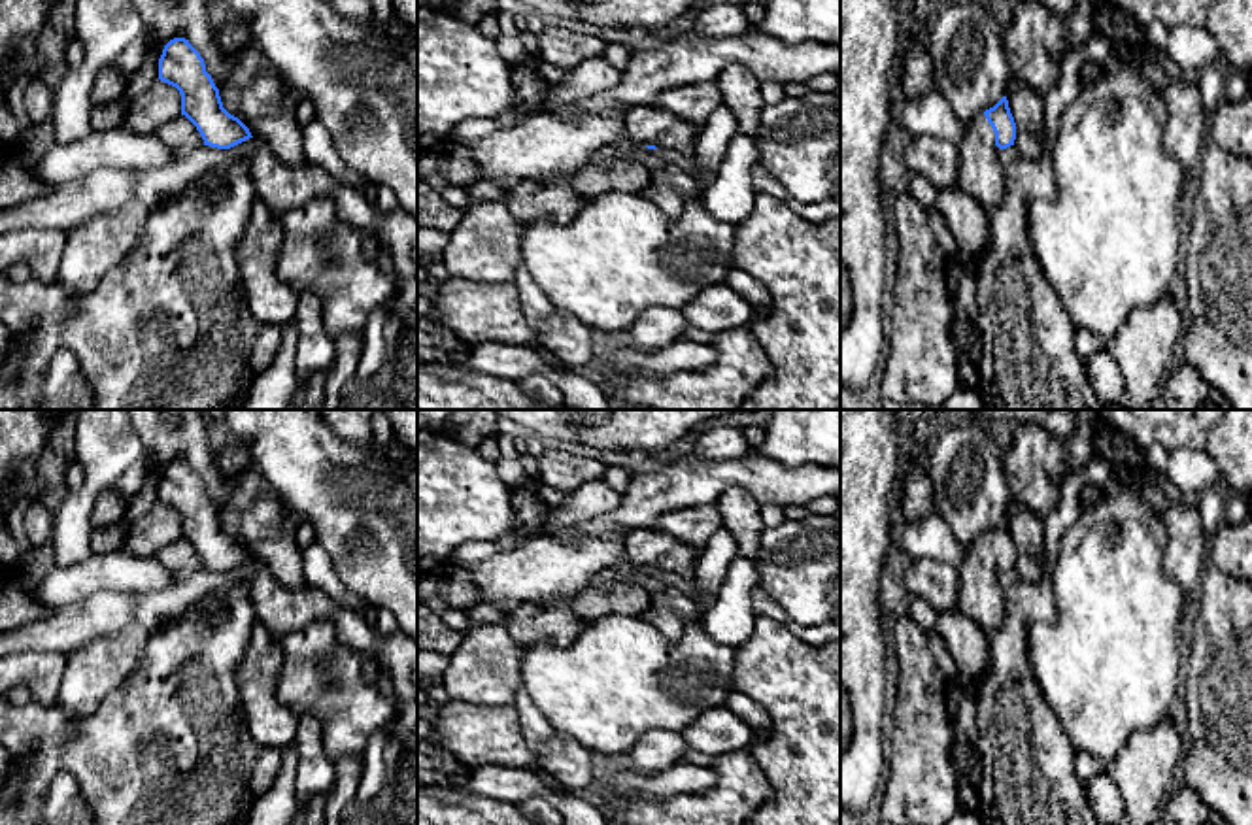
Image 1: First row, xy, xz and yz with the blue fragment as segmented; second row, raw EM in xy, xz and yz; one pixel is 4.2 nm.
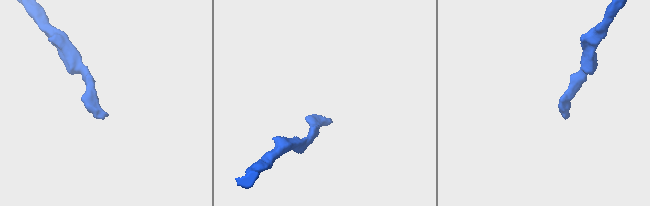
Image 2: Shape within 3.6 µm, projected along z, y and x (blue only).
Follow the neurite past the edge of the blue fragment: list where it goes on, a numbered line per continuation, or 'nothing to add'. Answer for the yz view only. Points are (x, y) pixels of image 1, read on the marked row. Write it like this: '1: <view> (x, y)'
1: yz (981, 174)

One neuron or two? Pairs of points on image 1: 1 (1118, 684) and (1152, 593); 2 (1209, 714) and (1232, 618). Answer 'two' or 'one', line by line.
1: one
2: one

